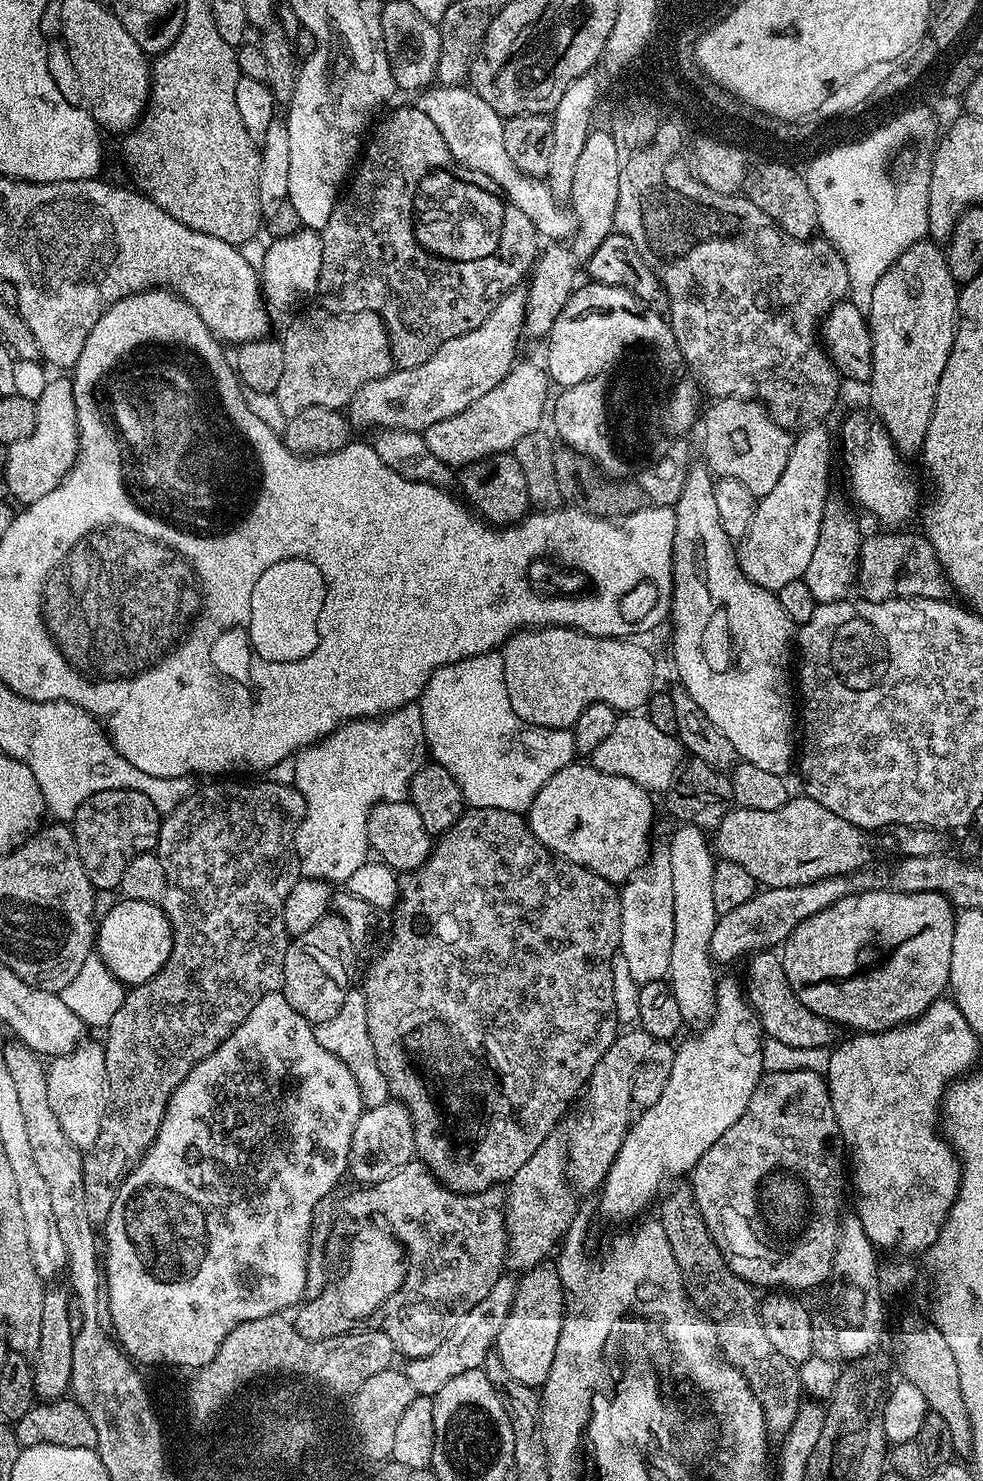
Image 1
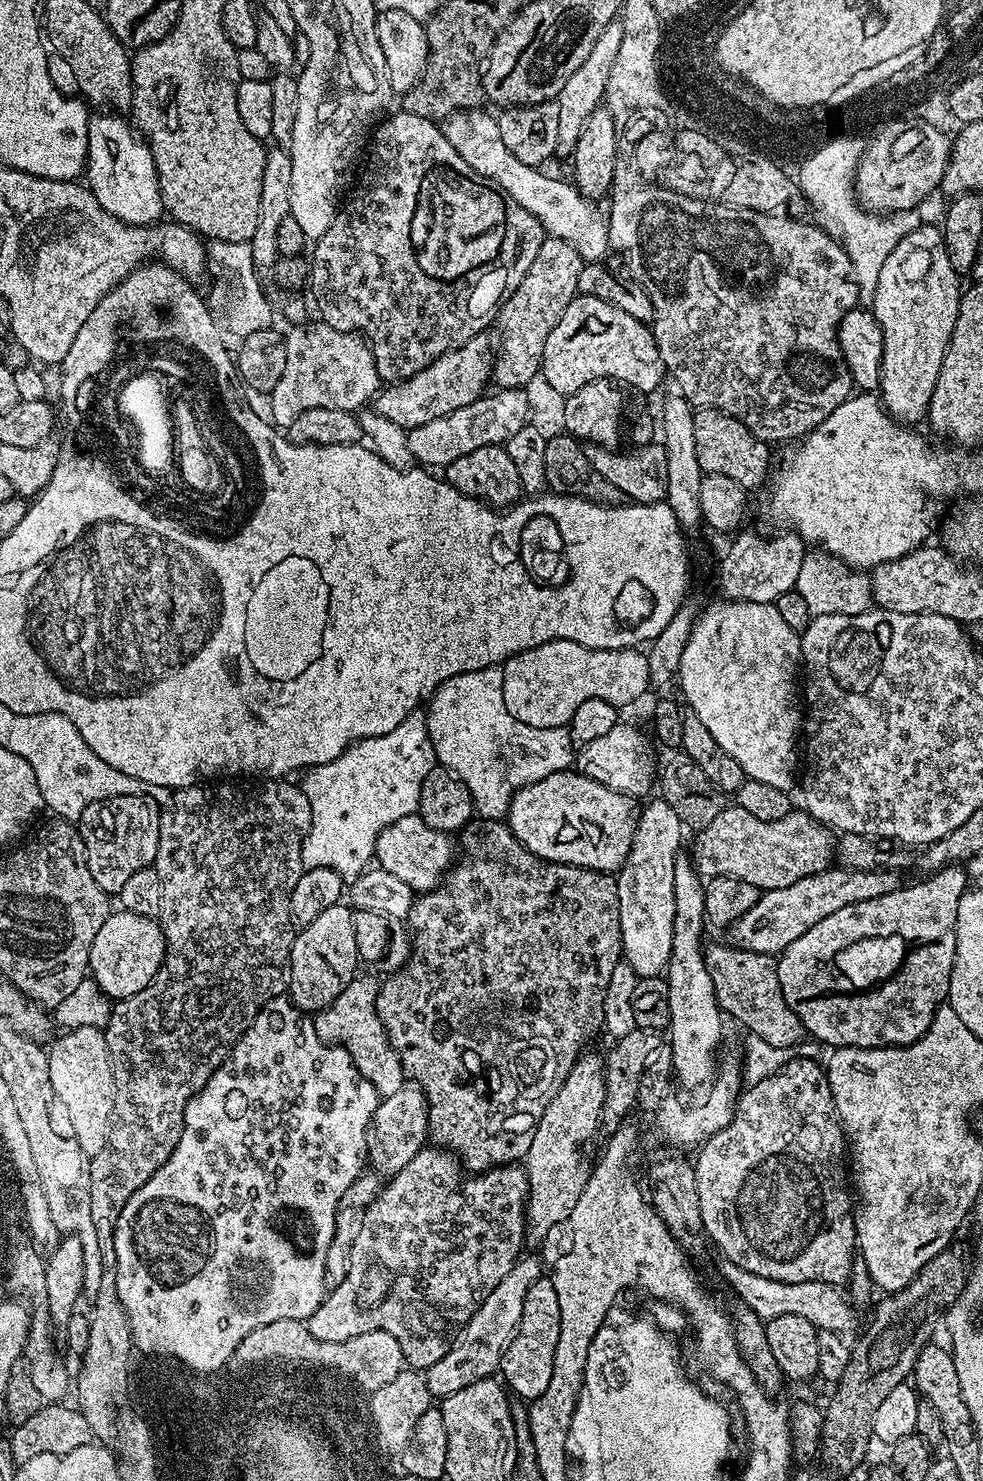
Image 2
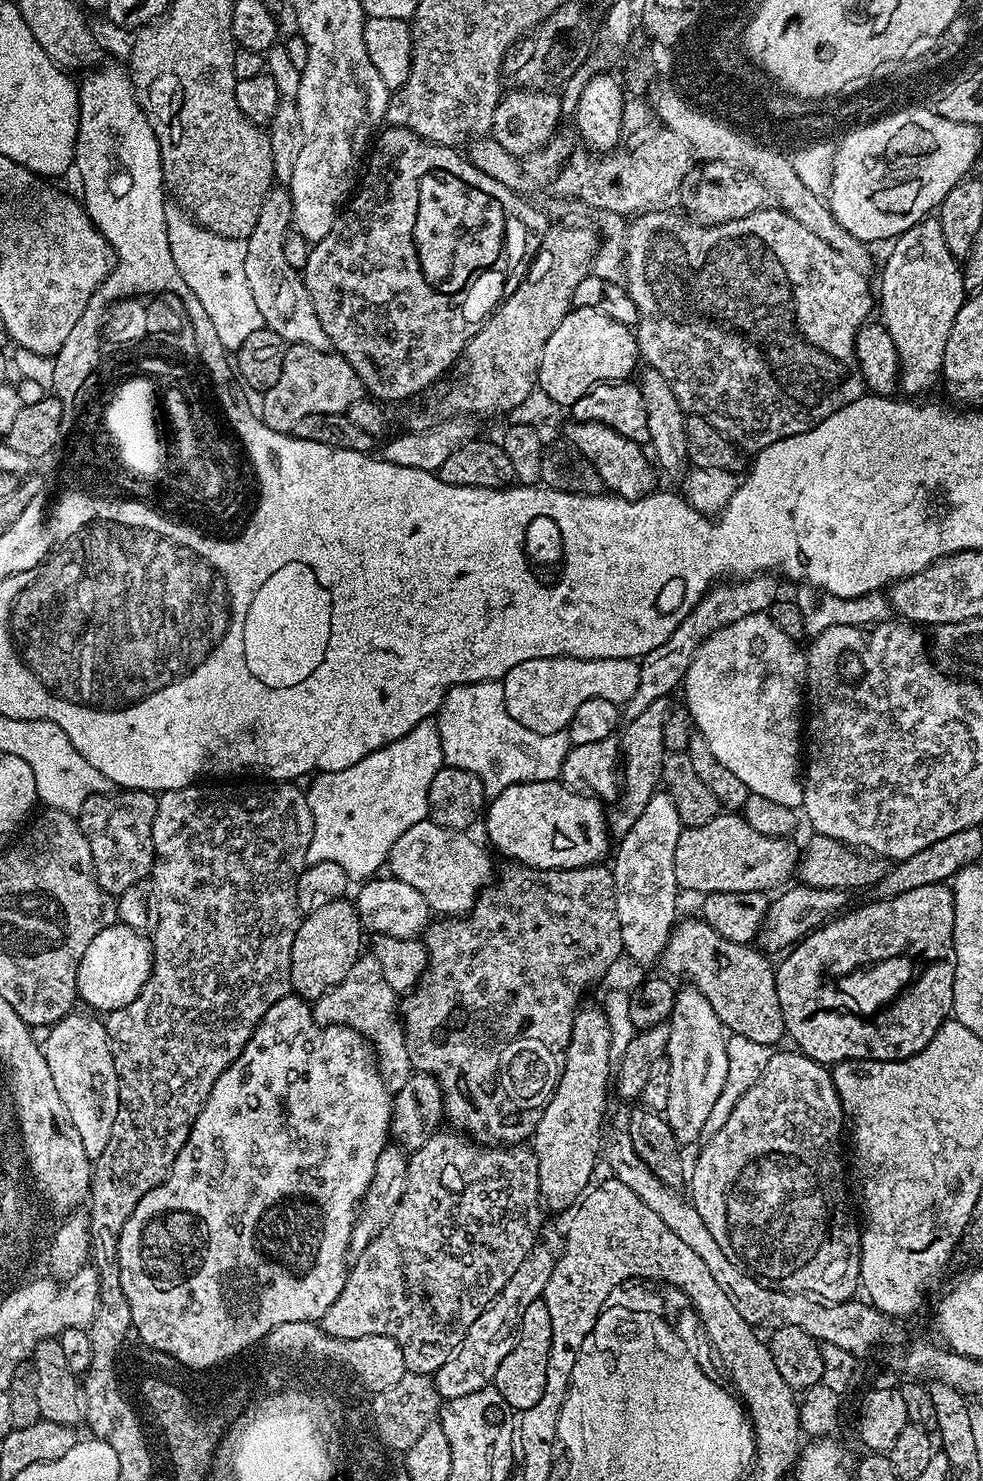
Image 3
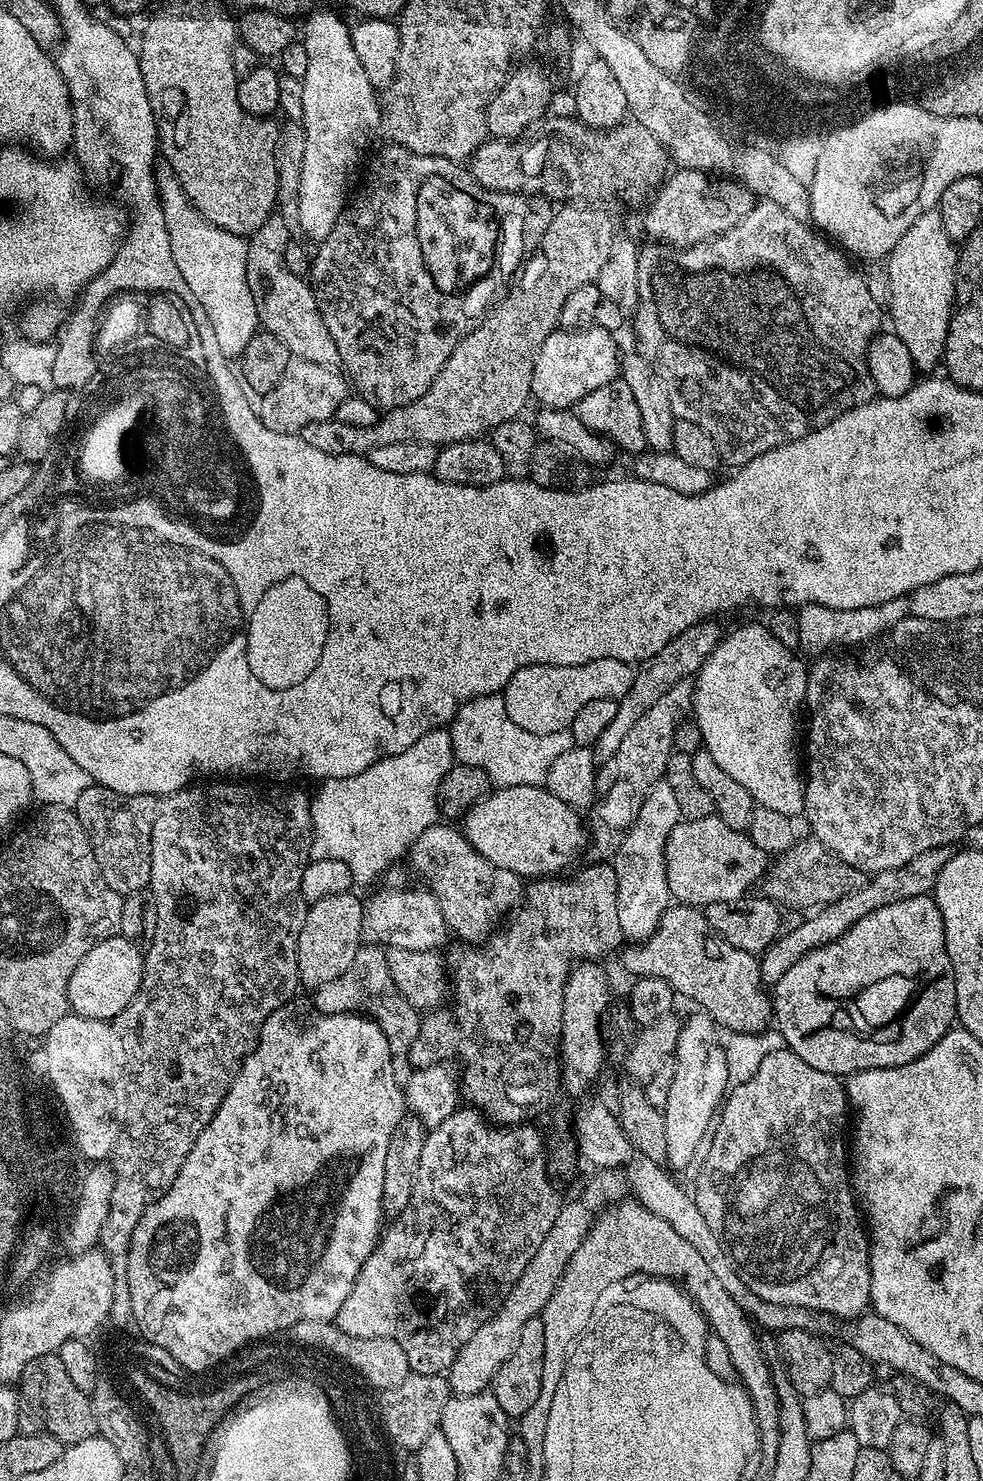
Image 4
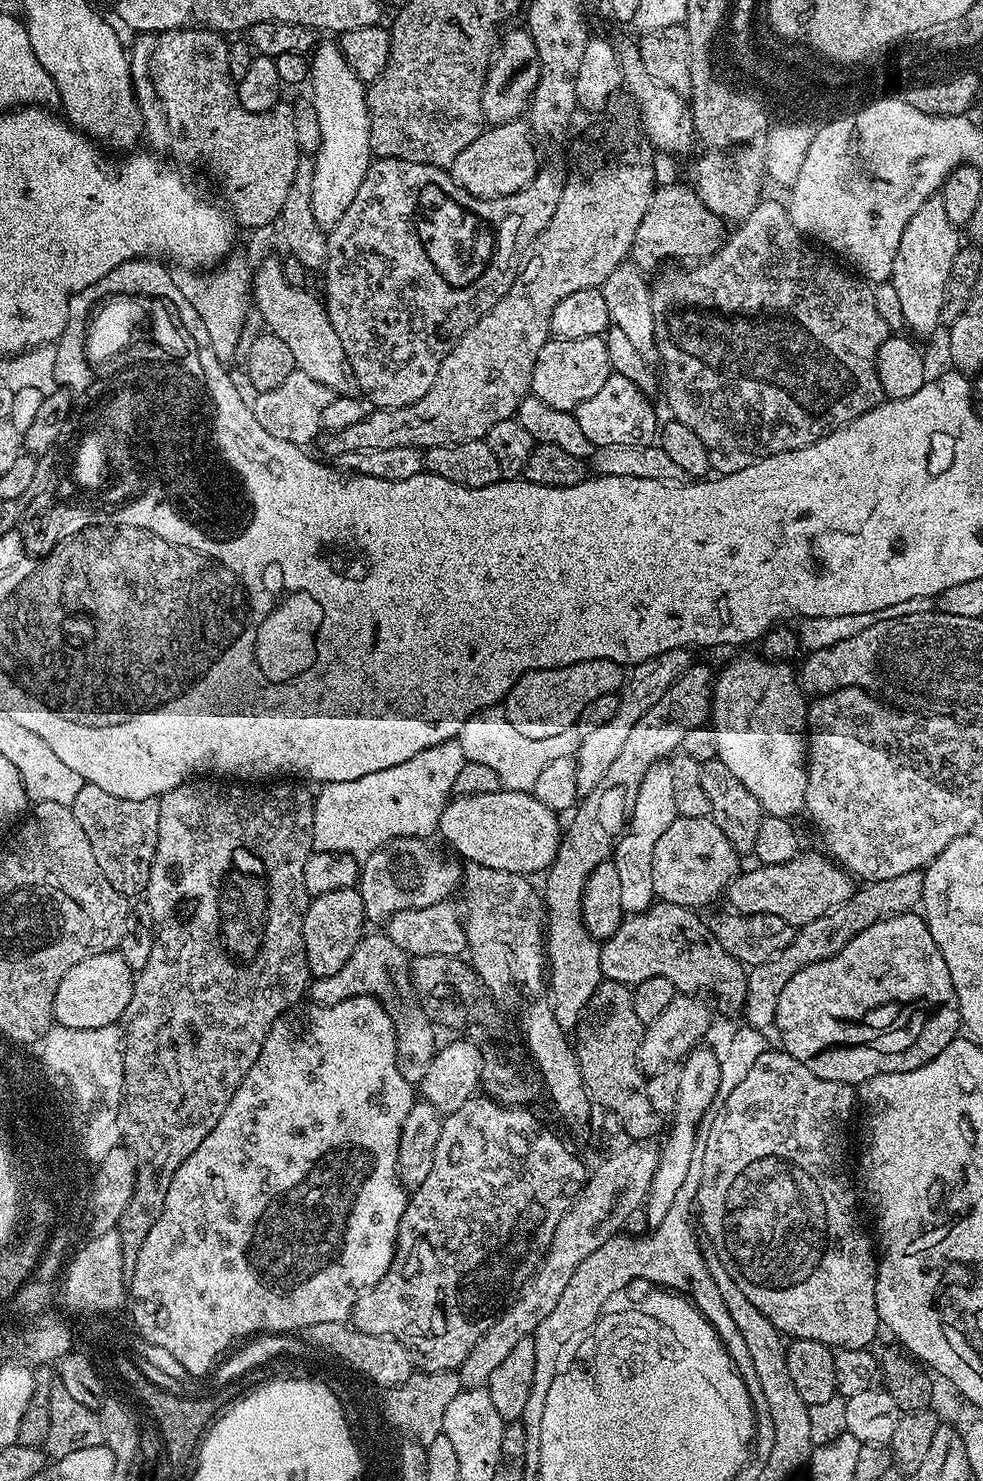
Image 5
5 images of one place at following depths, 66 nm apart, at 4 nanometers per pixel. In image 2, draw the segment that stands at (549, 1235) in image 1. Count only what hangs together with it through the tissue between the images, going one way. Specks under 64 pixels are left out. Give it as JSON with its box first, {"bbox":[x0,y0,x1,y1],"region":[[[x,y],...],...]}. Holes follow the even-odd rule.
{"bbox":[522,1050,608,1241],"region":[[[591,1050],[581,1052],[566,1082],[562,1082],[558,1094],[554,1094],[550,1106],[546,1106],[538,1126],[532,1131],[530,1150],[522,1161],[523,1170],[528,1175],[526,1236],[529,1241],[542,1239],[555,1224],[563,1225],[578,1202],[578,1194],[582,1194],[582,1190],[590,1187],[590,1164],[584,1161],[584,1156],[580,1151],[583,1150],[584,1143],[595,1134],[596,1127],[600,1124],[600,1116],[602,1117],[604,1112],[604,1099],[608,1096],[608,1091],[604,1086],[604,1061],[605,1057],[601,1053],[599,1056]]]}

